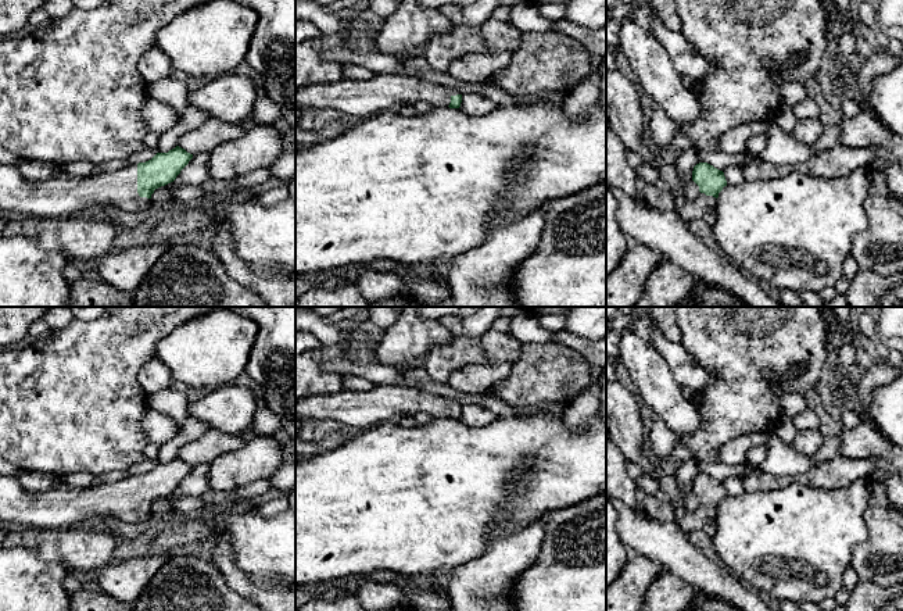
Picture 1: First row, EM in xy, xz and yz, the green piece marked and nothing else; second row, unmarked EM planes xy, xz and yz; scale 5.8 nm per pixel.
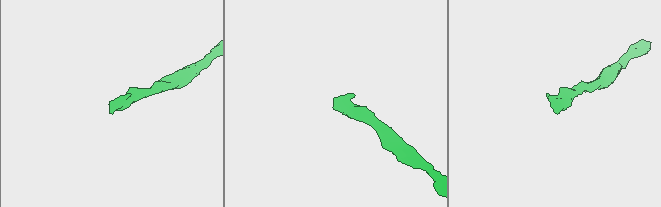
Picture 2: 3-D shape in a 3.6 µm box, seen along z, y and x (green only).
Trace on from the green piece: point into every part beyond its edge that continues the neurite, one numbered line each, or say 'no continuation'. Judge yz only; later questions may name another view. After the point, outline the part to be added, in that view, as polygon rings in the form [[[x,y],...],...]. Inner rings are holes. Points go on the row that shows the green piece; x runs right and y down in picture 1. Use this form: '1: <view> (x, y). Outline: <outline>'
1: yz (698, 208). Outline: [[[699,193],[699,196],[692,200],[687,201],[684,207],[678,211],[682,221],[694,221],[705,218],[709,212],[714,210],[716,197],[706,196],[705,193]]]

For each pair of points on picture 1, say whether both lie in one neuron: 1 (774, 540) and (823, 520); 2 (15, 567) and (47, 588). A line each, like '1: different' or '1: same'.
1: same
2: same

